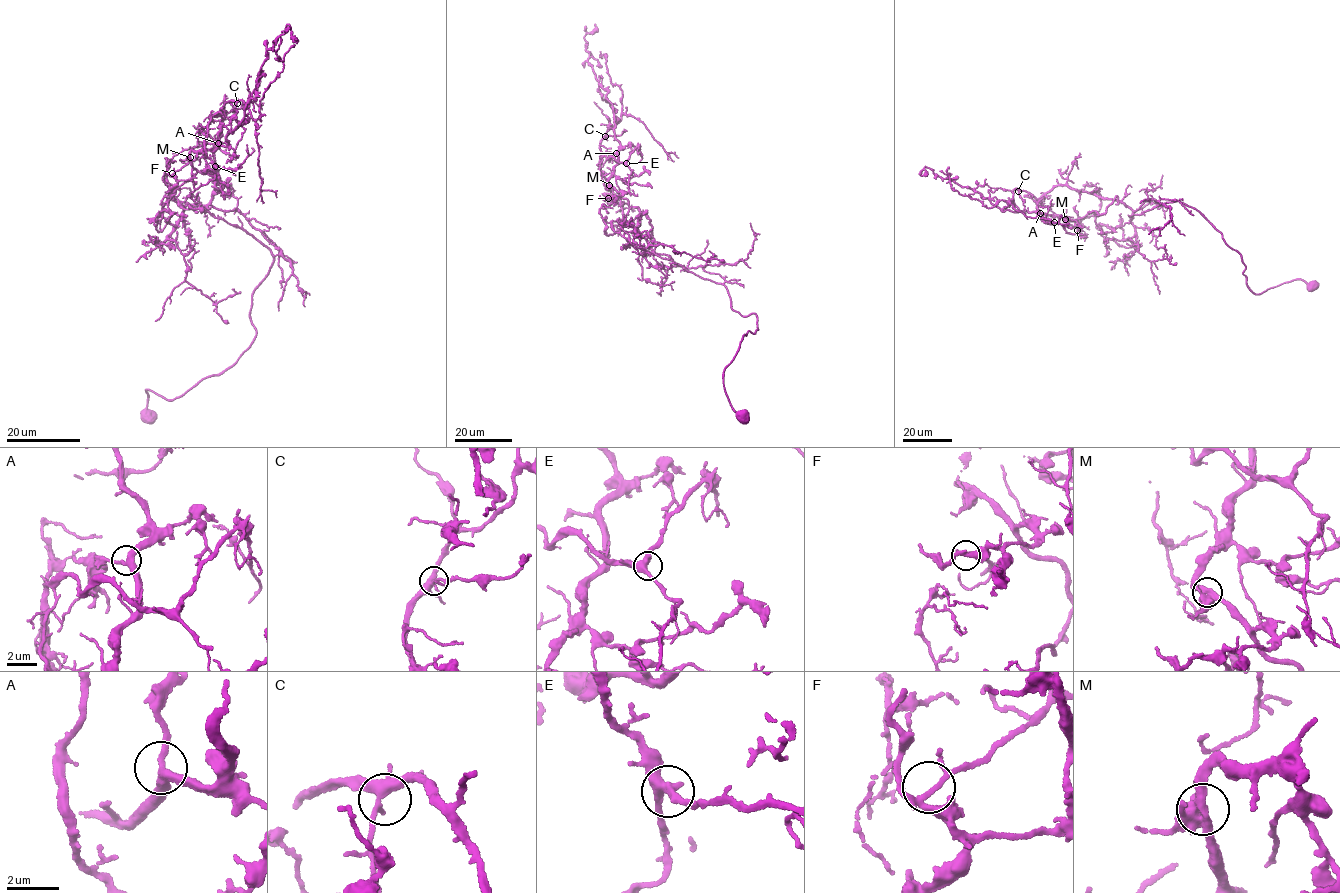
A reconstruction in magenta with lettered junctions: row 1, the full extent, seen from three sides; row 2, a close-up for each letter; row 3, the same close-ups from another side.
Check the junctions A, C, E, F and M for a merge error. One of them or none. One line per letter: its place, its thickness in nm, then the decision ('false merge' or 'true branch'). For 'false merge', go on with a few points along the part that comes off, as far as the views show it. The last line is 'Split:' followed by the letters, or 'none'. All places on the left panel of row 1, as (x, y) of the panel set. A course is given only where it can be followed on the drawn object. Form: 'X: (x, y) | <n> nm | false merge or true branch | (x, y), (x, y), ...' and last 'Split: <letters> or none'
A: (218, 143) | 320 nm | true branch
C: (237, 103) | 360 nm | true branch
E: (215, 166) | 400 nm | true branch
F: (172, 173) | 190 nm | true branch
M: (190, 157) | 400 nm | true branch
Split: none

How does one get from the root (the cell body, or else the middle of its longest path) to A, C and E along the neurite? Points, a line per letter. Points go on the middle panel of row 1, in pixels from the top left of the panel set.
A: (742, 418), (722, 375), (756, 316), (732, 308), (725, 286), (653, 253), (649, 218), (607, 183), (616, 153)
C: (742, 418), (722, 375), (756, 316), (732, 308), (725, 286), (653, 253), (600, 173), (605, 136)
E: (742, 418), (722, 375), (756, 316), (732, 308), (725, 286), (653, 253), (602, 175), (604, 155), (626, 163)

